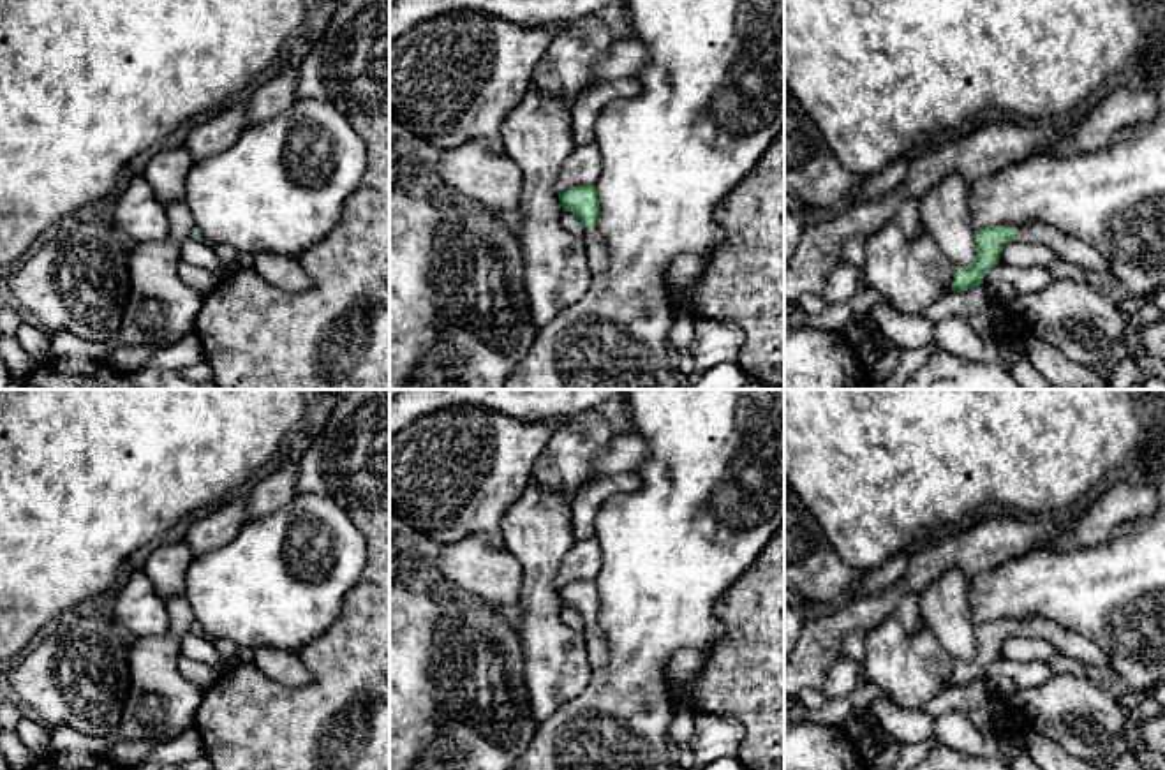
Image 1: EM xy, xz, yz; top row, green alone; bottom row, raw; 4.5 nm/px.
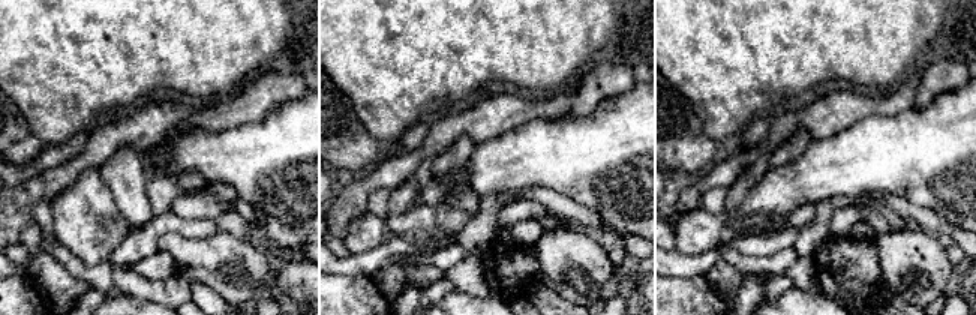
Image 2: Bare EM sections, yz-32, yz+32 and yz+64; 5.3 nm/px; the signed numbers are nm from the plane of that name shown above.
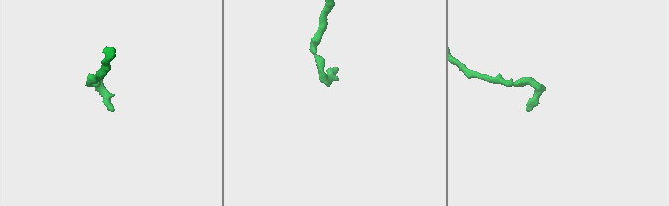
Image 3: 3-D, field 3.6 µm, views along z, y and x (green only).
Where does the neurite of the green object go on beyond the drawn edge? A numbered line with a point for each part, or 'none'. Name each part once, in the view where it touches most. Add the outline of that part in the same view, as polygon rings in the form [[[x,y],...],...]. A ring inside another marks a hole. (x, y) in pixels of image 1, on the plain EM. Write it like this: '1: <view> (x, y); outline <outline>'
1: yz (1070, 644); outline [[[1043,618],[1020,622],[1017,626],[1017,634],[1045,638],[1059,650],[1061,655],[1070,655],[1086,663],[1102,677],[1110,675],[1109,657],[1100,647],[1073,631],[1063,629],[1054,622]]]

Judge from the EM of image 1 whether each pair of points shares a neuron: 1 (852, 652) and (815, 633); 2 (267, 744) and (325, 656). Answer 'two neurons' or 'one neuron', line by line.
1: two neurons
2: one neuron

